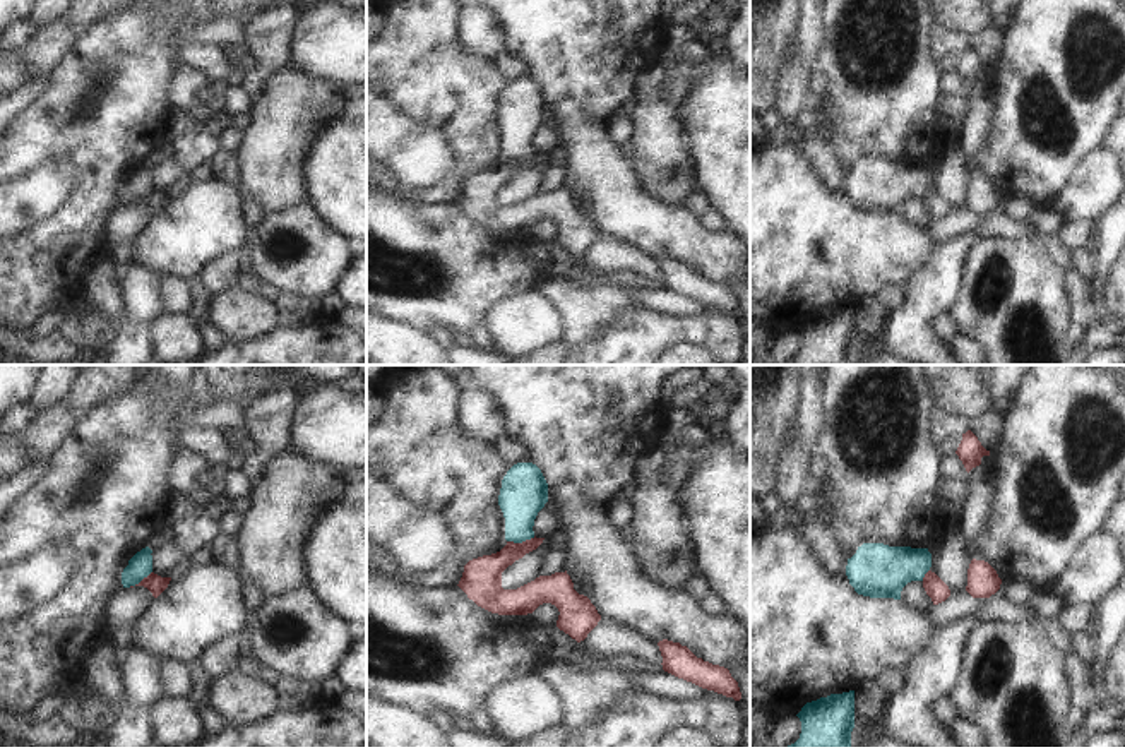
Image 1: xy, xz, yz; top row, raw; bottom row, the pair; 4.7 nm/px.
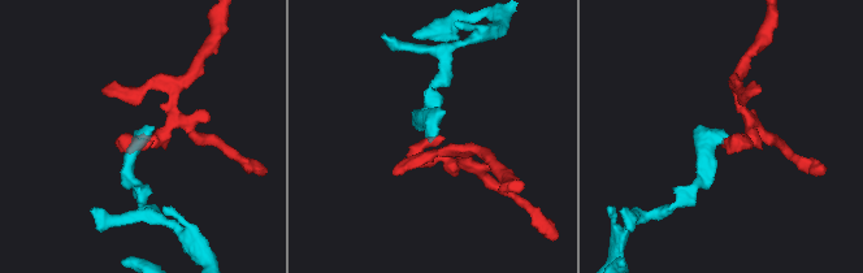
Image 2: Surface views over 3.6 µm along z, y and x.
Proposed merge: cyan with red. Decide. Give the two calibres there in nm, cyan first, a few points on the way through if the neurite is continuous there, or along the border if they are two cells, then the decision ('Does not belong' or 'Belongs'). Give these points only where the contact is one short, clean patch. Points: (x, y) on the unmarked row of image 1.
Thickness 220 nm (cyan) against 190 nm. Boundary: xz (535, 153), (524, 158), (507, 158). Does not belong

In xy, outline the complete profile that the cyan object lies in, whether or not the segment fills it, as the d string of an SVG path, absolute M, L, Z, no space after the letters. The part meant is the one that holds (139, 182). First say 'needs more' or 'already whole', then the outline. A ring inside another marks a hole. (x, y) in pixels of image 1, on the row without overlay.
already whole; M146 163L128 176L128 182L122 188L123 204L139 200L144 194L147 194L152 188L151 170L152 166Z

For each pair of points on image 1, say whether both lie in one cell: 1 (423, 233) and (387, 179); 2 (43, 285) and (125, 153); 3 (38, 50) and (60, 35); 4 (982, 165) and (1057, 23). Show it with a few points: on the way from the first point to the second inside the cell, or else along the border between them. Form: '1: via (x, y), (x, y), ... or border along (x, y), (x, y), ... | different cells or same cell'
1: border along (384, 189), (403, 197) | different cells
2: via (60, 252), (76, 237), (100, 185) | same cell
3: via (43, 50), (55, 40) | same cell
4: via (1017, 129), (1057, 86), (1057, 59) | same cell

